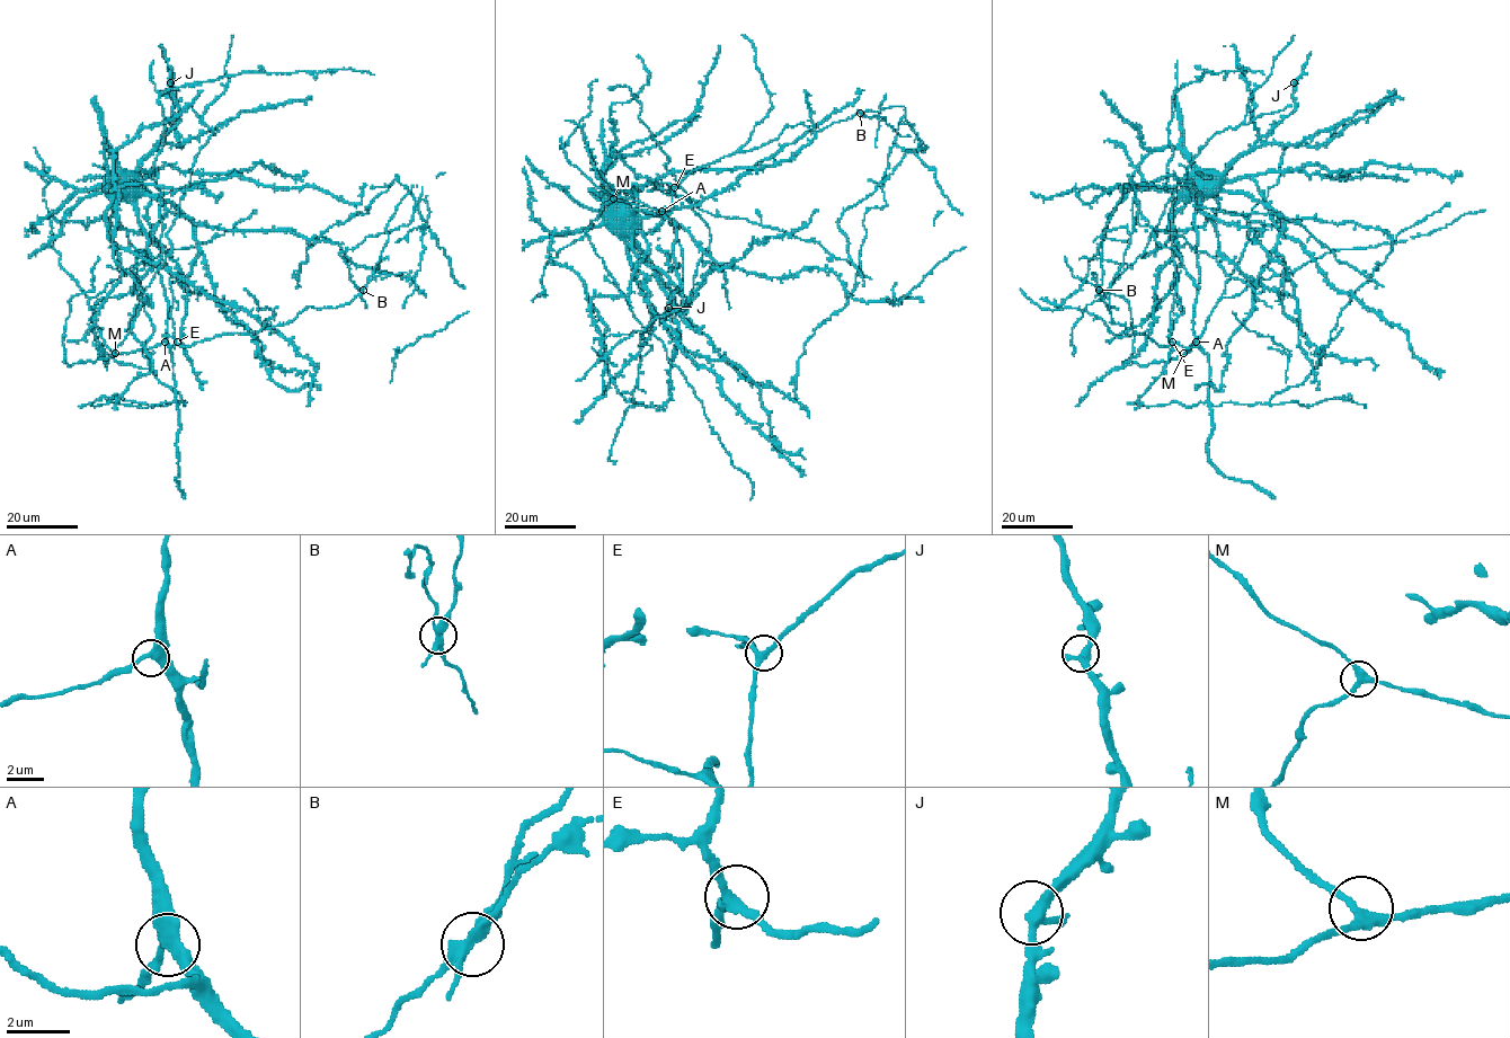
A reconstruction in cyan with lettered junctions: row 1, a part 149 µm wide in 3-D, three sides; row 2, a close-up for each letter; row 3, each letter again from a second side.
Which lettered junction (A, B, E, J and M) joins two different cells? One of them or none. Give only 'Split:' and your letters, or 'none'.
Split: B

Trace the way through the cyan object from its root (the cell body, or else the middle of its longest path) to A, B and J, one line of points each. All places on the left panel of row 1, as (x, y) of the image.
A: (114, 187), (133, 202), (139, 224), (148, 239), (149, 255), (160, 275), (169, 304), (165, 342)
B: (114, 187), (133, 202), (148, 239), (174, 347), (271, 329), (308, 307), (348, 304), (363, 291)
J: (114, 187), (127, 172), (135, 172), (138, 166), (175, 122), (178, 104), (170, 82)

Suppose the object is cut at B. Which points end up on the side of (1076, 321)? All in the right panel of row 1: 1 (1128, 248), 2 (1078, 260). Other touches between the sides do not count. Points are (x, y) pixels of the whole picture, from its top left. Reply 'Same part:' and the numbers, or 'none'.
Same part: none

